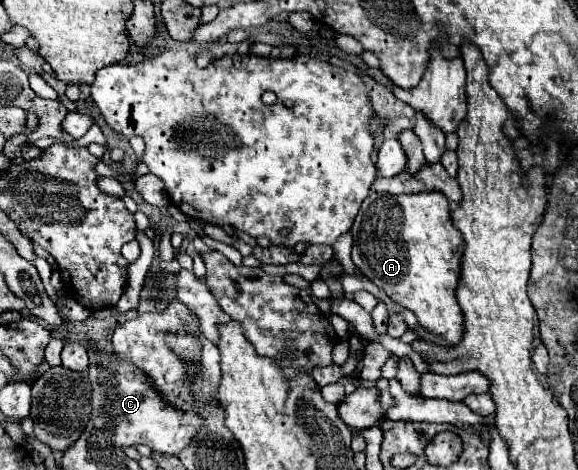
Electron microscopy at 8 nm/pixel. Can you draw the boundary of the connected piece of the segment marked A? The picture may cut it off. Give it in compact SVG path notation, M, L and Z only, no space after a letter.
M439 191L407 193L393 199L375 199L371 193L355 217L353 263L395 303L411 309L423 329L441 335L449 345L459 343L463 335L463 315L455 299L461 251L461 233L453 229L449 201Z

